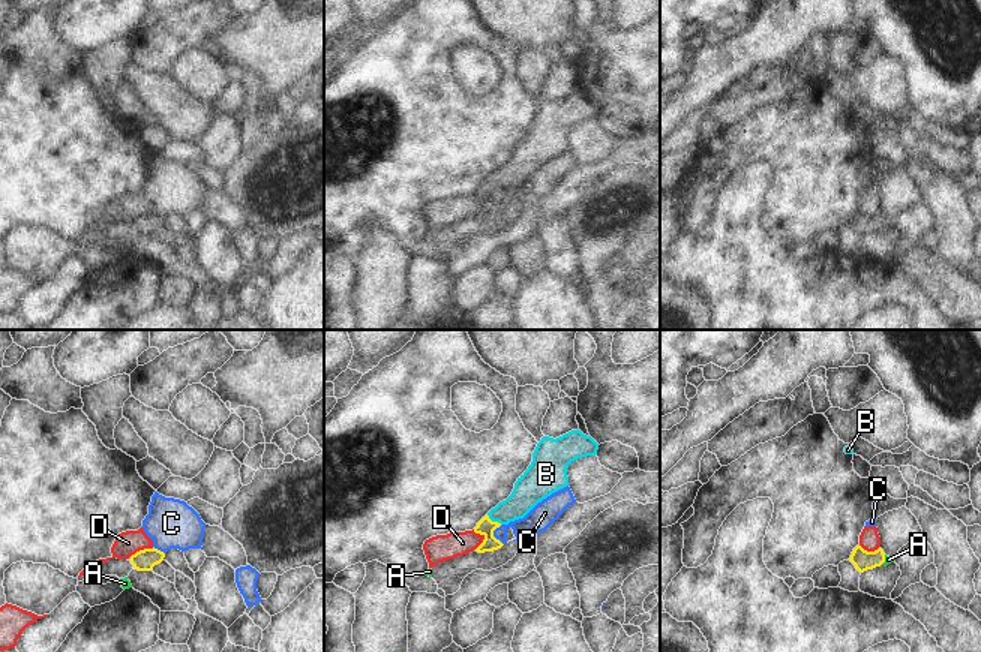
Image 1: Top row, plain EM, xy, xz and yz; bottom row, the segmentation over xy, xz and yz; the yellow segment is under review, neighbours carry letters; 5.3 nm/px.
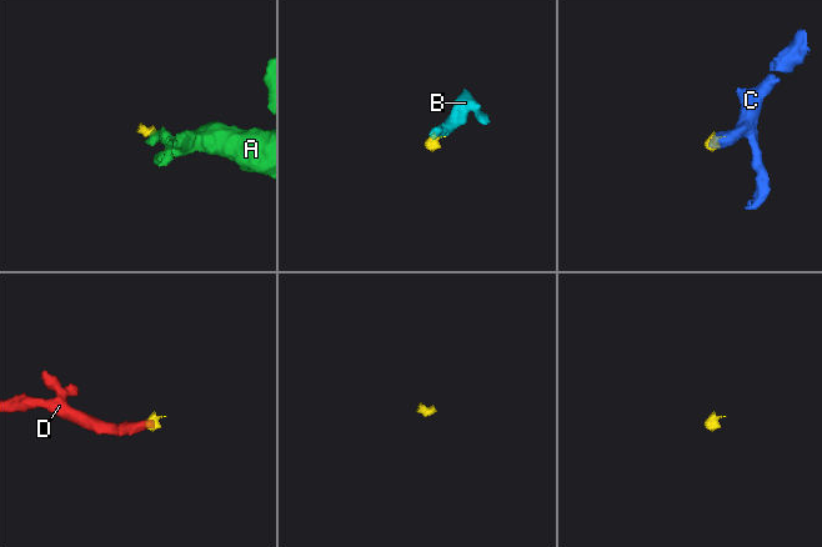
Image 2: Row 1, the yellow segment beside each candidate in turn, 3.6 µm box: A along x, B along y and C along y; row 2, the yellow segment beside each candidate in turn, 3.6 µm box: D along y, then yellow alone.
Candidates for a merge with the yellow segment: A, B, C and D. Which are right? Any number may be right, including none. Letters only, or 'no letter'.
A, B

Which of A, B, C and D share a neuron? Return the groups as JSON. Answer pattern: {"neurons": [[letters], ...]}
{"neurons": [["A", "B"], ["C", "D"]]}

